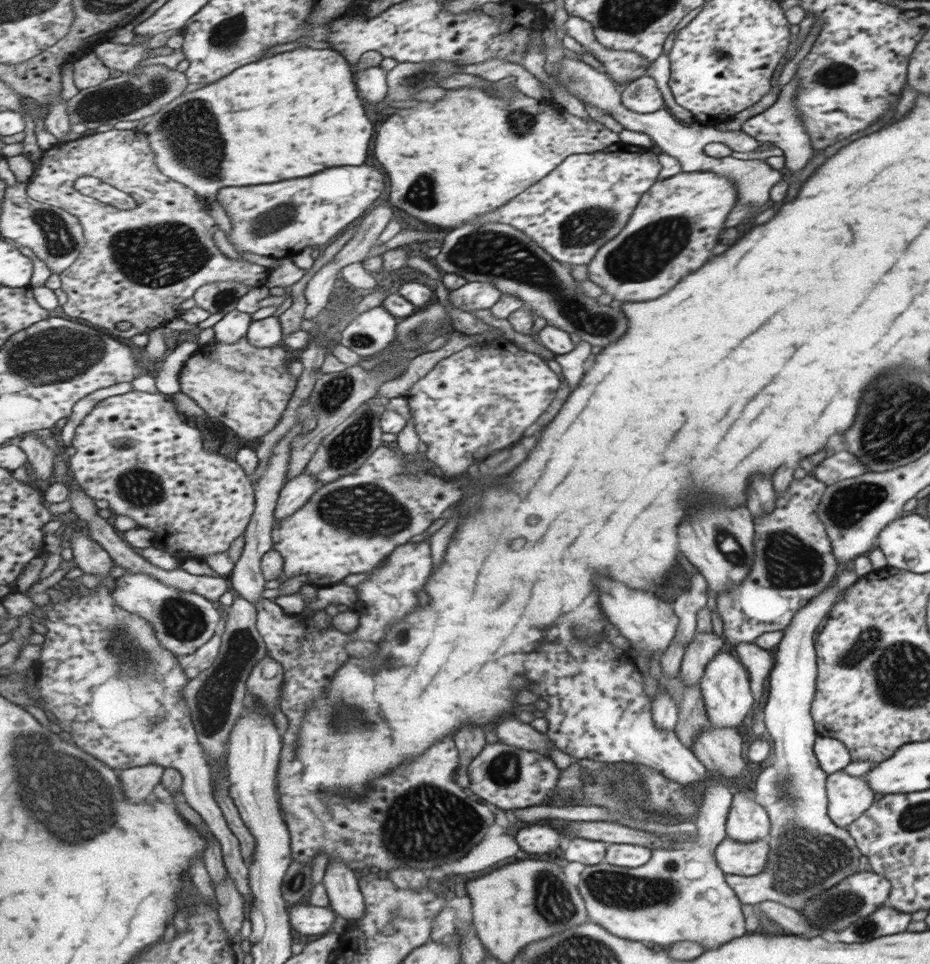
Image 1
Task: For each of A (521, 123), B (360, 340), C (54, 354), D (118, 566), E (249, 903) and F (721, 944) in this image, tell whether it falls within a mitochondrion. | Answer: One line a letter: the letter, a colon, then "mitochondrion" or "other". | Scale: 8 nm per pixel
A: mitochondrion
B: mitochondrion
C: mitochondrion
D: other
E: other
F: other

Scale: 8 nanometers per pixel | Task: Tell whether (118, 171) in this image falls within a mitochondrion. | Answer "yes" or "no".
no

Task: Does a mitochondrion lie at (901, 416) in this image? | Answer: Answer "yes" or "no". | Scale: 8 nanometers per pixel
yes

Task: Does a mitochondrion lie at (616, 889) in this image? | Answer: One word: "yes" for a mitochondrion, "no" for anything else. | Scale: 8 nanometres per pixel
yes

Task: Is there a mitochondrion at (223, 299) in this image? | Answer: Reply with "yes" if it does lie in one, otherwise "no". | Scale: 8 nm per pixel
yes

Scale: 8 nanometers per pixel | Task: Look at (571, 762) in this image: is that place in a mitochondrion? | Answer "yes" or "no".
no

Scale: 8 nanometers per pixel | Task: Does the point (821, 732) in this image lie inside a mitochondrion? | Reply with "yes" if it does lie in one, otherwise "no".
no

